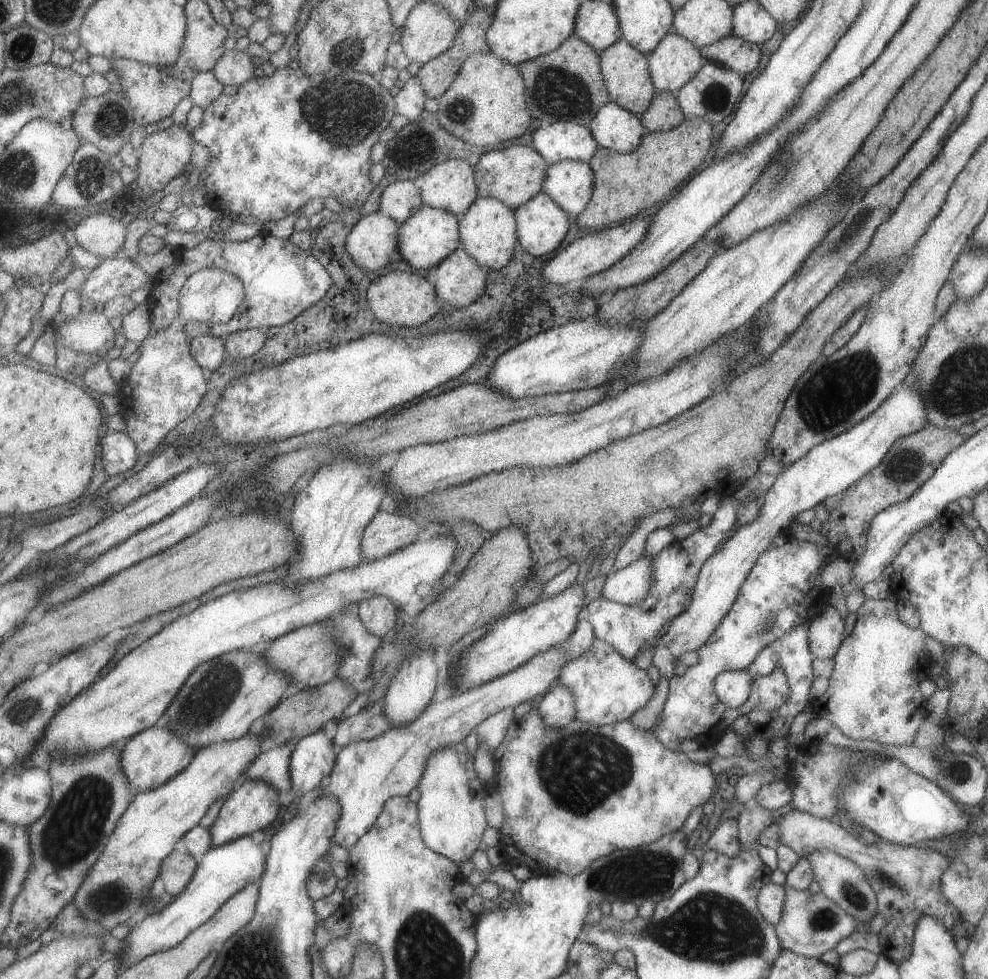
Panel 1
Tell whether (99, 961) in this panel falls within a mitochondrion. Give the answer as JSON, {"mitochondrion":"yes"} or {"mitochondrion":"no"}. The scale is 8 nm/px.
{"mitochondrion":"no"}

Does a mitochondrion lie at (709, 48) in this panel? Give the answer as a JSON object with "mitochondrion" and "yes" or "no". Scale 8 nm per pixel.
{"mitochondrion":"no"}

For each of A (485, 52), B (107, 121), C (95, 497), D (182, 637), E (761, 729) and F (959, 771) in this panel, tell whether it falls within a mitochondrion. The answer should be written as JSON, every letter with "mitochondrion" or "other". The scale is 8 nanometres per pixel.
{"A":"other","B":"mitochondrion","C":"other","D":"other","E":"other","F":"mitochondrion"}

